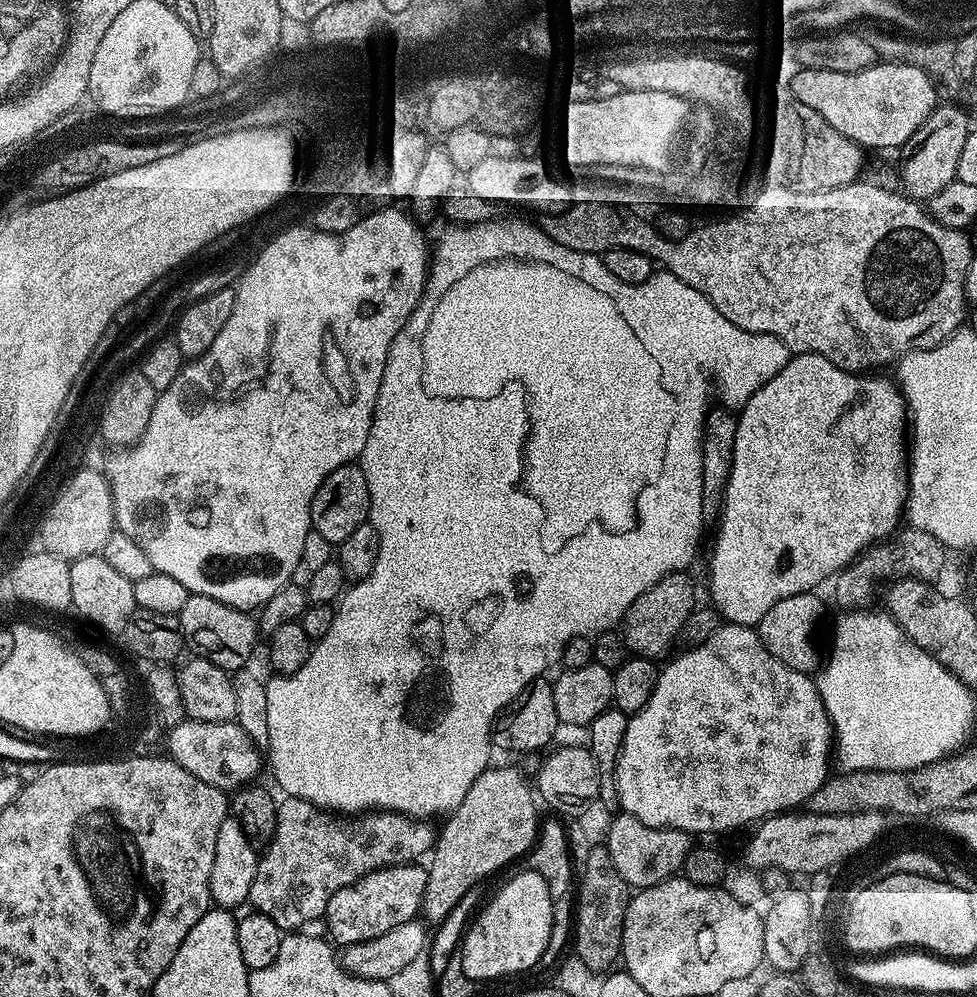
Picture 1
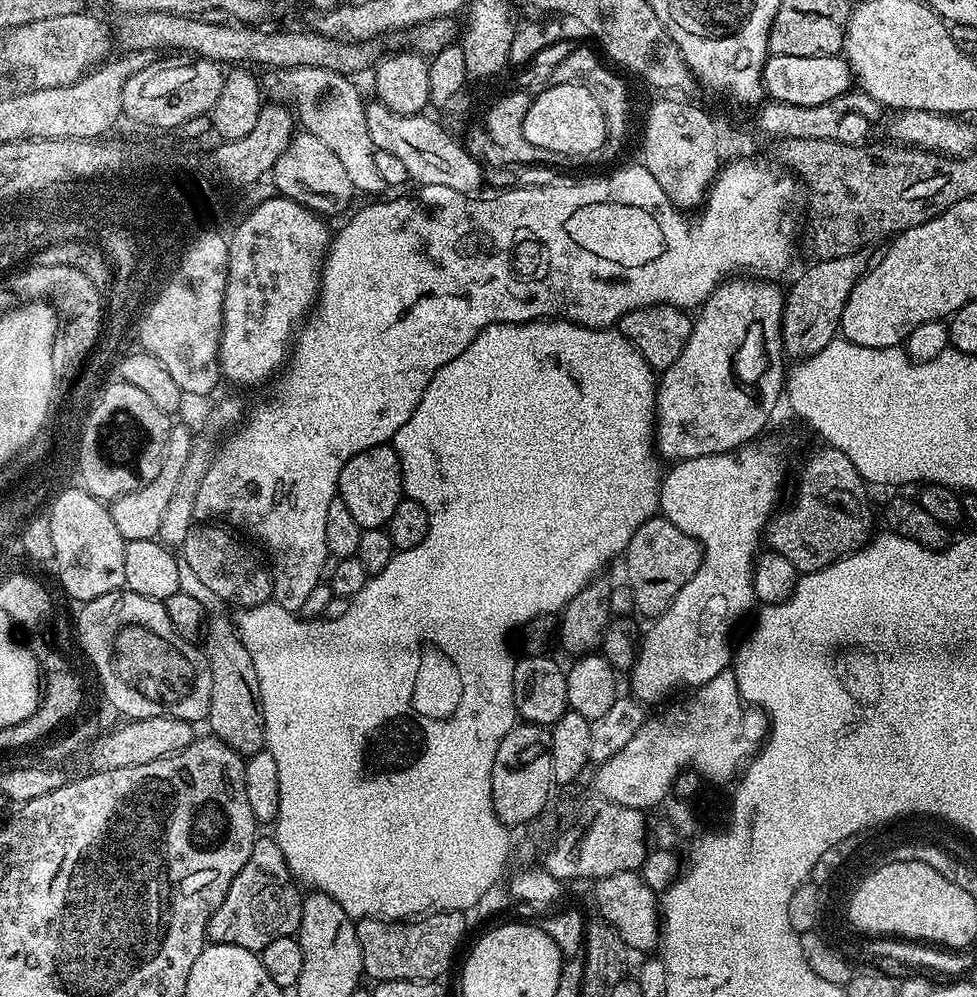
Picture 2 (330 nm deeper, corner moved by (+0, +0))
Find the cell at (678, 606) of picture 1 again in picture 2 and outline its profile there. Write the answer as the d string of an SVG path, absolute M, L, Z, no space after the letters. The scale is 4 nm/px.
M662 514L642 522L642 526L634 530L634 538L630 538L628 551L622 557L622 563L628 567L626 583L633 588L635 611L647 618L661 616L670 602L674 602L678 590L698 574L703 557L700 541L690 538L690 534L682 534L682 530Z

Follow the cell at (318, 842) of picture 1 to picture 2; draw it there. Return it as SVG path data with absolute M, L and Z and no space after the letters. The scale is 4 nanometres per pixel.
M261 835L254 842L254 850L250 850L250 858L246 858L246 866L242 866L234 882L230 882L230 890L226 890L226 898L222 898L222 906L214 910L208 923L207 943L242 946L258 954L263 948L270 946L274 938L286 938L299 933L302 918L302 892L299 890L301 891L297 881L290 878L288 863L275 839L271 835Z

